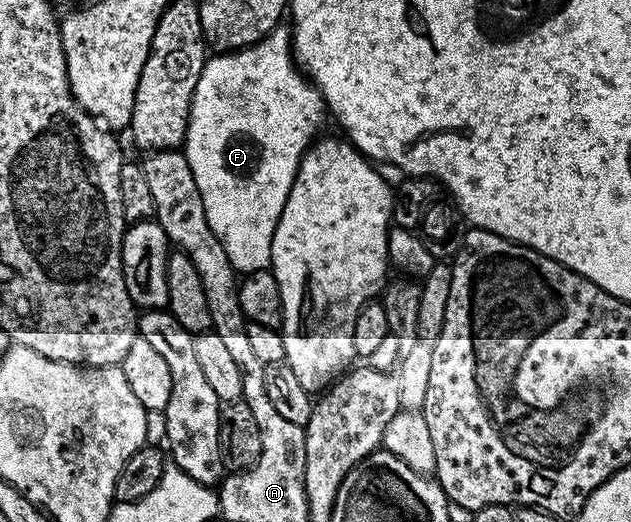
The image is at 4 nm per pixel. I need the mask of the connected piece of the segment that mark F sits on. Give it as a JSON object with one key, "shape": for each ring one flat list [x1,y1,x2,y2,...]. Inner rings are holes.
{"shape":[[286,26,274,27,261,41,239,51,212,54,203,64,191,102,185,154,205,205,209,229,213,229,221,245,225,245,225,253,236,272,270,268,277,221,281,221,299,163,320,134,319,122,323,115,323,97,299,70,291,50,291,33]]}

